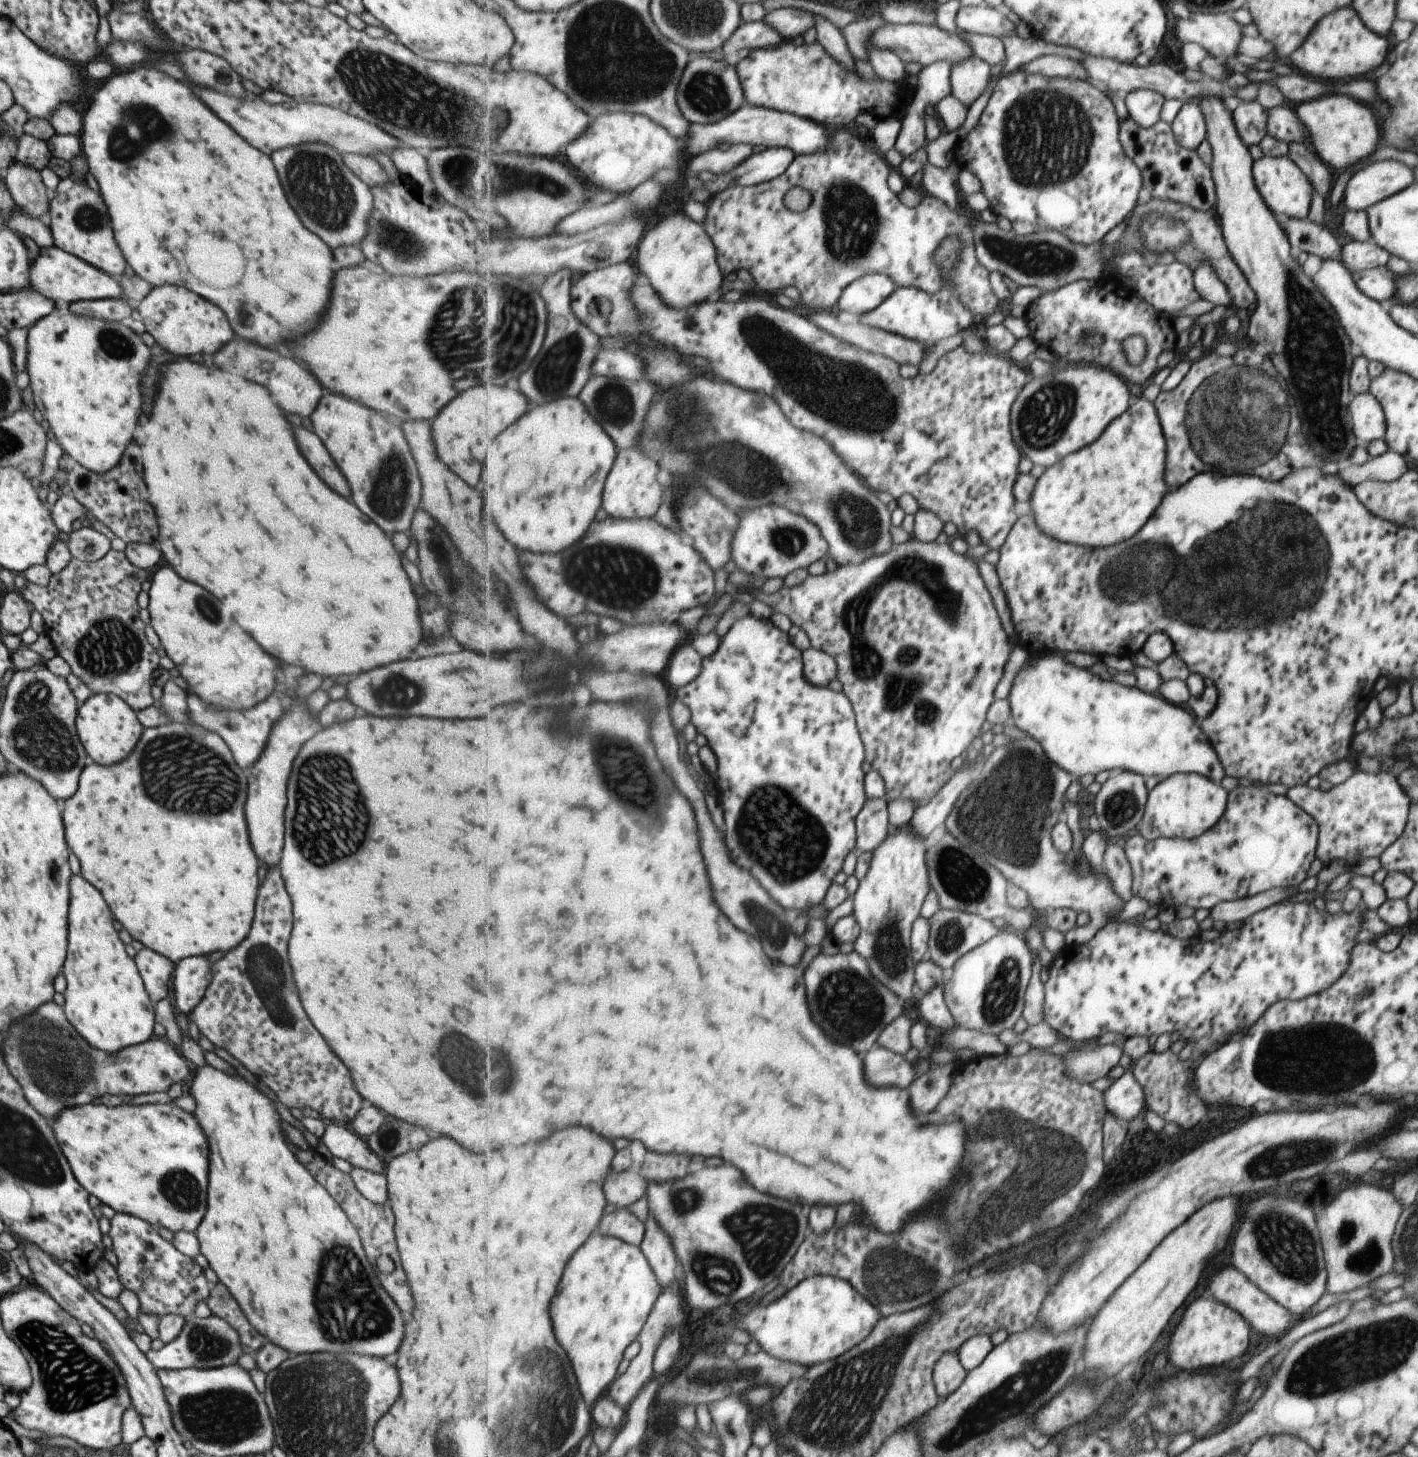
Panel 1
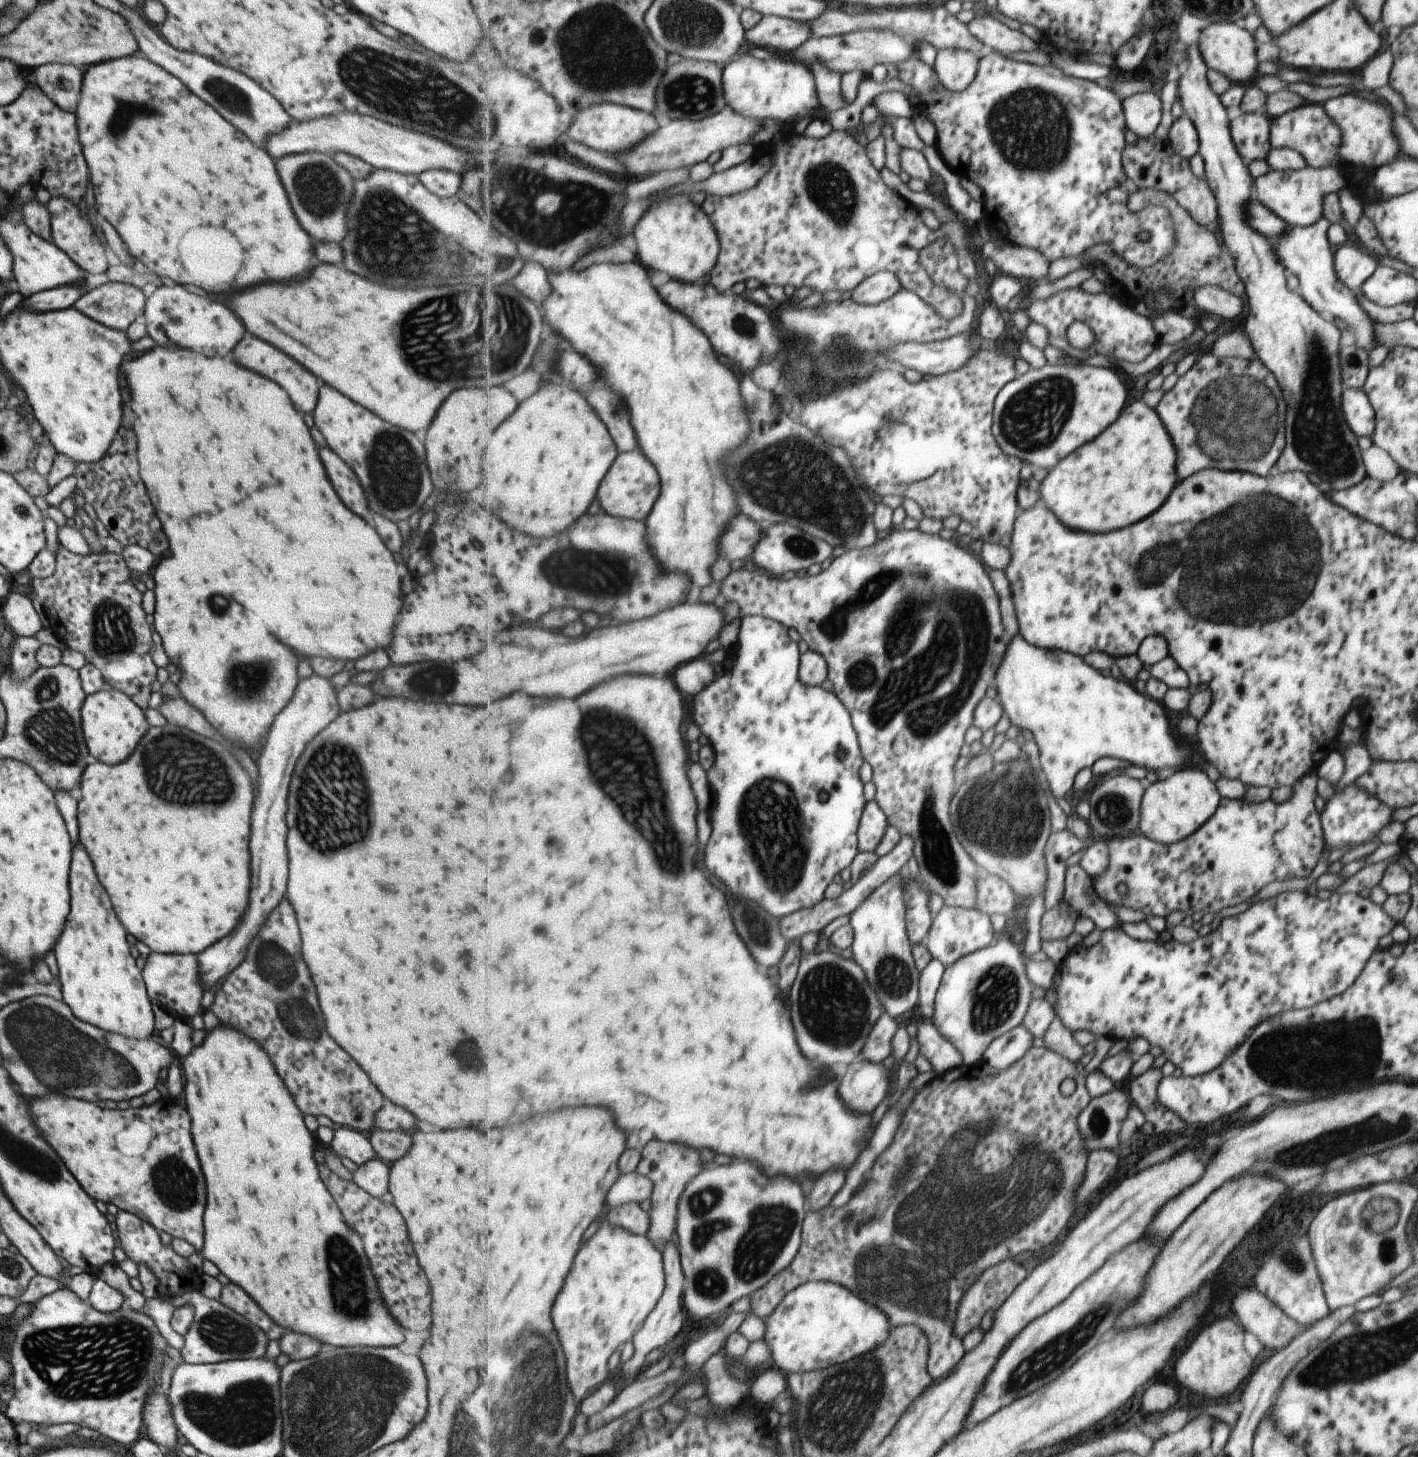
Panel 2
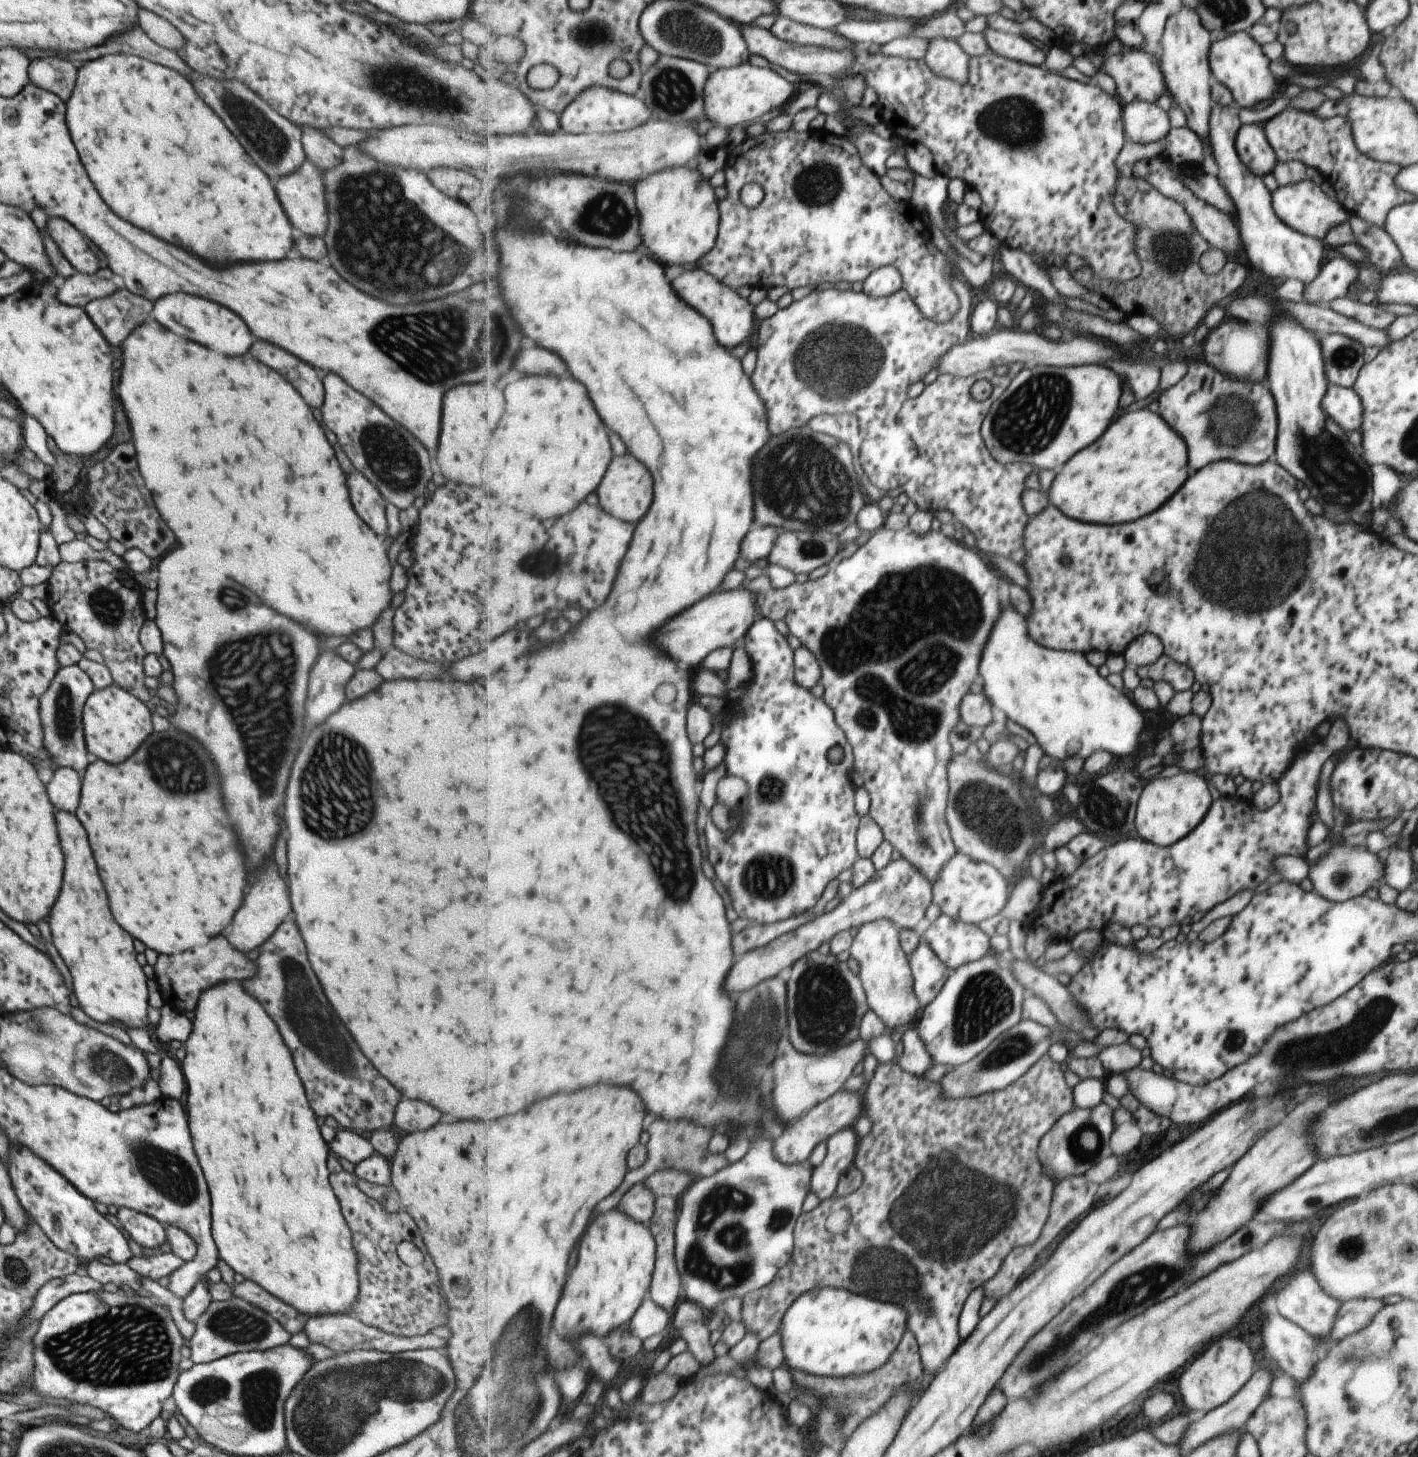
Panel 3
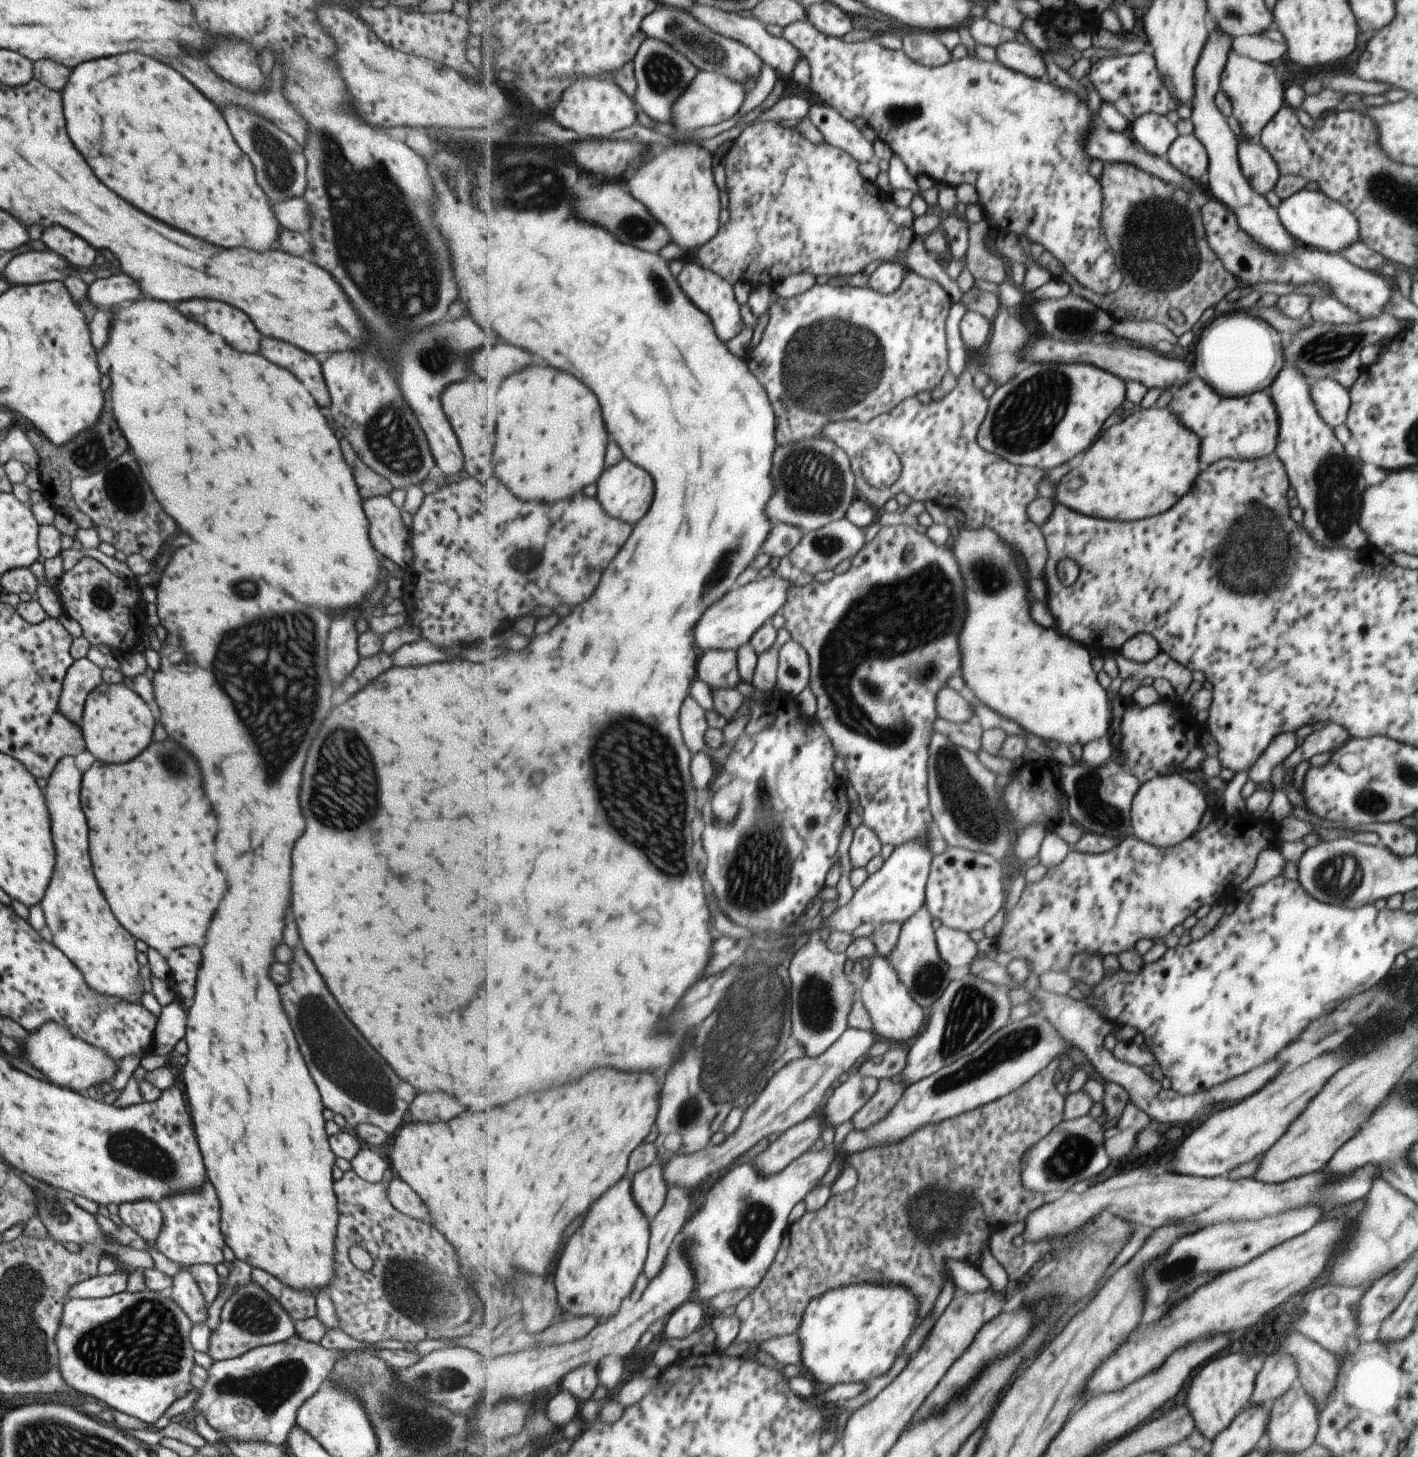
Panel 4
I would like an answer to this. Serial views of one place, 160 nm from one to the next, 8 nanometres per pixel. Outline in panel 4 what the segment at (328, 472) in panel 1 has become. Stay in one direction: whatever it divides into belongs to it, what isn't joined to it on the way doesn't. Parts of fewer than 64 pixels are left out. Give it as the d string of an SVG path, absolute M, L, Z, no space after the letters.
M384 496L363 499L362 509L374 551L407 572L412 561L412 549L409 528L405 528L399 517L401 509Z

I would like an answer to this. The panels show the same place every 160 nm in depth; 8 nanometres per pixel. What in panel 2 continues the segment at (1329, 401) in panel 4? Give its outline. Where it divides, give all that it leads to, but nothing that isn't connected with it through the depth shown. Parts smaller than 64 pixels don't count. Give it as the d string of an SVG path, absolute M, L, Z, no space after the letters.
M1345 388L1341 394L1344 421L1355 436L1369 437L1374 427L1374 412L1361 389Z

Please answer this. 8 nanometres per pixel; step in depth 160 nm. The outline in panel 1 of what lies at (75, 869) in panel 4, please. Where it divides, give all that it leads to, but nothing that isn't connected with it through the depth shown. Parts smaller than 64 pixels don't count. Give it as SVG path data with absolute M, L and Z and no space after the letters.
M80 873L70 876L68 887L70 899L67 915L67 954L61 966L63 978L67 980L67 986L63 992L65 1018L88 1045L99 1051L108 1052L108 1055L114 1055L125 1047L146 1041L151 1036L156 1023L153 1019L154 1010L134 960L125 953L125 945L121 943L117 935L118 926L109 908L103 904L99 891Z

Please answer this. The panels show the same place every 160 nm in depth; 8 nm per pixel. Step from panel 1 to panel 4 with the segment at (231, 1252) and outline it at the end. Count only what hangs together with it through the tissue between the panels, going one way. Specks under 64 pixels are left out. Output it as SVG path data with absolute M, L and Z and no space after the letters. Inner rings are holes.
M191 541L190 544L183 544L182 547L177 548L173 553L167 566L163 569L163 574L159 576L155 587L157 600L156 615L159 616L161 626L167 630L167 638L165 638L165 642L161 644L158 650L160 663L150 681L154 697L156 698L156 704L159 710L163 712L163 718L161 718L160 712L157 720L159 720L159 724L163 722L165 734L169 738L173 738L181 746L185 746L189 754L193 752L193 758L195 758L195 762L199 766L201 780L203 780L203 794L209 800L211 810L213 810L213 814L217 818L215 862L217 862L217 868L223 872L223 876L227 880L227 894L223 894L223 900L219 902L219 908L215 910L215 924L211 920L211 924L207 926L207 932L205 932L205 944L199 948L201 950L201 964L199 964L201 972L195 978L195 994L193 994L191 1008L188 1007L186 1011L187 1022L184 1040L186 1041L187 1048L189 1048L189 1054L187 1054L187 1064L181 1070L181 1080L185 1084L185 1094L187 1094L187 1104L189 1104L189 1114L191 1114L190 1119L193 1122L193 1132L195 1132L195 1138L197 1138L197 1144L199 1144L199 1150L201 1150L201 1156L203 1156L205 1170L207 1170L206 1178L213 1184L212 1187L215 1188L220 1204L219 1224L224 1243L233 1251L235 1259L247 1262L252 1268L257 1267L262 1271L271 1273L273 1278L280 1280L280 1283L283 1283L285 1286L315 1293L319 1289L325 1289L334 1277L334 1236L336 1235L338 1212L336 1209L336 1196L332 1189L332 1182L334 1180L331 1177L331 1168L333 1168L336 1156L329 1150L329 1146L327 1146L327 1136L325 1136L325 1130L323 1130L325 1121L323 1120L323 1116L321 1116L323 1106L321 1106L317 1088L315 1088L315 1084L313 1084L313 1080L311 1080L311 1076L309 1076L309 1072L307 1072L307 1068L303 1064L303 1058L301 1058L301 1054L297 1050L295 1036L291 1032L289 1020L287 1020L287 1016L285 1016L285 1012L281 1008L281 1002L279 1002L277 986L271 984L271 980L267 976L267 970L275 962L273 950L281 942L281 930L285 926L285 910L289 906L289 852L291 852L293 842L303 834L303 828L305 828L303 816L301 816L301 810L299 810L299 798L297 798L297 794L299 794L297 788L299 788L299 782L301 782L301 766L303 766L305 752L307 752L313 736L317 734L317 730L319 730L319 726L321 726L327 710L331 708L331 692L333 688L330 686L330 676L326 669L326 642L329 616L321 608L311 608L311 606L295 602L279 586L269 586L263 580L257 580L257 582L253 582L253 580L237 580L235 582L235 580L231 580L231 576L227 576L227 568L225 568L225 578L215 578L217 574L221 574L221 564L212 555L214 555L214 550L207 550L207 546L203 546L201 542ZM253 584L257 588L251 590L249 596L241 596L237 592L237 588L235 588L235 586L245 586L245 592L247 592L249 591L249 586L253 586ZM179 618L183 622L181 624L183 628L181 628L181 634L179 634L179 630L175 634L173 626L175 626L175 620L179 620Z

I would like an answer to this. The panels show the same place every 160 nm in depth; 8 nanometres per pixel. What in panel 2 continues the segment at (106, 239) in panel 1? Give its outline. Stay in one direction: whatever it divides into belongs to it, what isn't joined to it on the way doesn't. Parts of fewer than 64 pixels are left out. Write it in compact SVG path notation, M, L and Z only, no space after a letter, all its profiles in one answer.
M51 197L44 206L50 216L51 243L64 252L85 274L101 274L108 267L103 245L93 234L91 220L82 218L74 204L63 197Z

